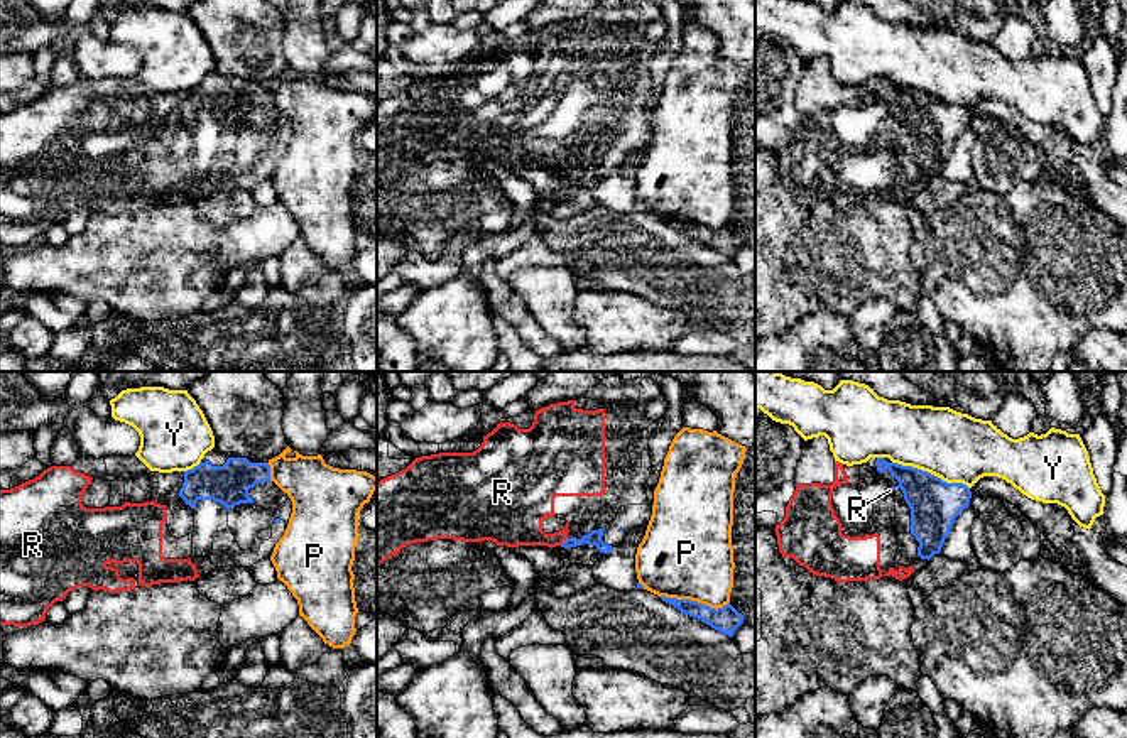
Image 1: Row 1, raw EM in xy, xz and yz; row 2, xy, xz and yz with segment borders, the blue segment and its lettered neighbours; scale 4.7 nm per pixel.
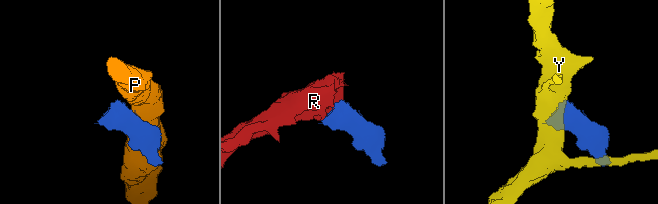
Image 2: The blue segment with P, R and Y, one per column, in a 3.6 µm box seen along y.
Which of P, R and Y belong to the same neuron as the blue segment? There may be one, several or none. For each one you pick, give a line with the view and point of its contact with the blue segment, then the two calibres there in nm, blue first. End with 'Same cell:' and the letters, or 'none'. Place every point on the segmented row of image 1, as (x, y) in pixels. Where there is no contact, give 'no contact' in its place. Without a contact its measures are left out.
R: meets blue in xz at (565, 541); 70 nm thick on the blue side, 240 nm on the other
Same cell: R

